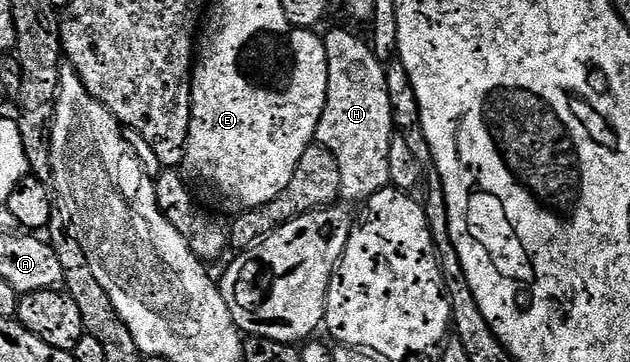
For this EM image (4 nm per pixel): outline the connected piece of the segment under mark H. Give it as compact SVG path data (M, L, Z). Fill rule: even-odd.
M332 29L322 37L326 47L328 64L328 90L326 107L316 128L315 140L325 145L338 163L340 176L340 197L348 201L367 202L378 191L390 185L390 143L392 130L392 93L388 90L388 77L384 74L385 62L376 57L376 50L367 40L355 37L348 29Z

